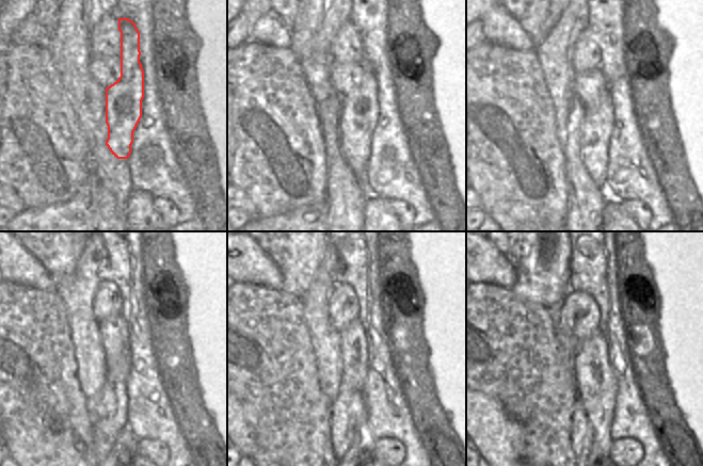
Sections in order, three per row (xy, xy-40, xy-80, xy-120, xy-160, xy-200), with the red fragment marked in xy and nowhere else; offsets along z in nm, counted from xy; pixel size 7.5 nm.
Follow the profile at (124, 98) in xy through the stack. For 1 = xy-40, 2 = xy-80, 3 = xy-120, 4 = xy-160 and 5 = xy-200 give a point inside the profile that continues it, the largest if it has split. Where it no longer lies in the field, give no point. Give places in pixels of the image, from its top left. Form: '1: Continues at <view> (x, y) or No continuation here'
1: Continues at xy-40 (360, 112)
2: Continues at xy-80 (597, 123)
3: Continues at xy-120 (112, 407)
4: Continues at xy-160 (348, 411)
5: Continues at xy-200 (581, 434).

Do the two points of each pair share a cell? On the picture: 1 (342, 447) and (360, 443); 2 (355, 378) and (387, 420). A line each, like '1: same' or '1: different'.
1: different
2: different

